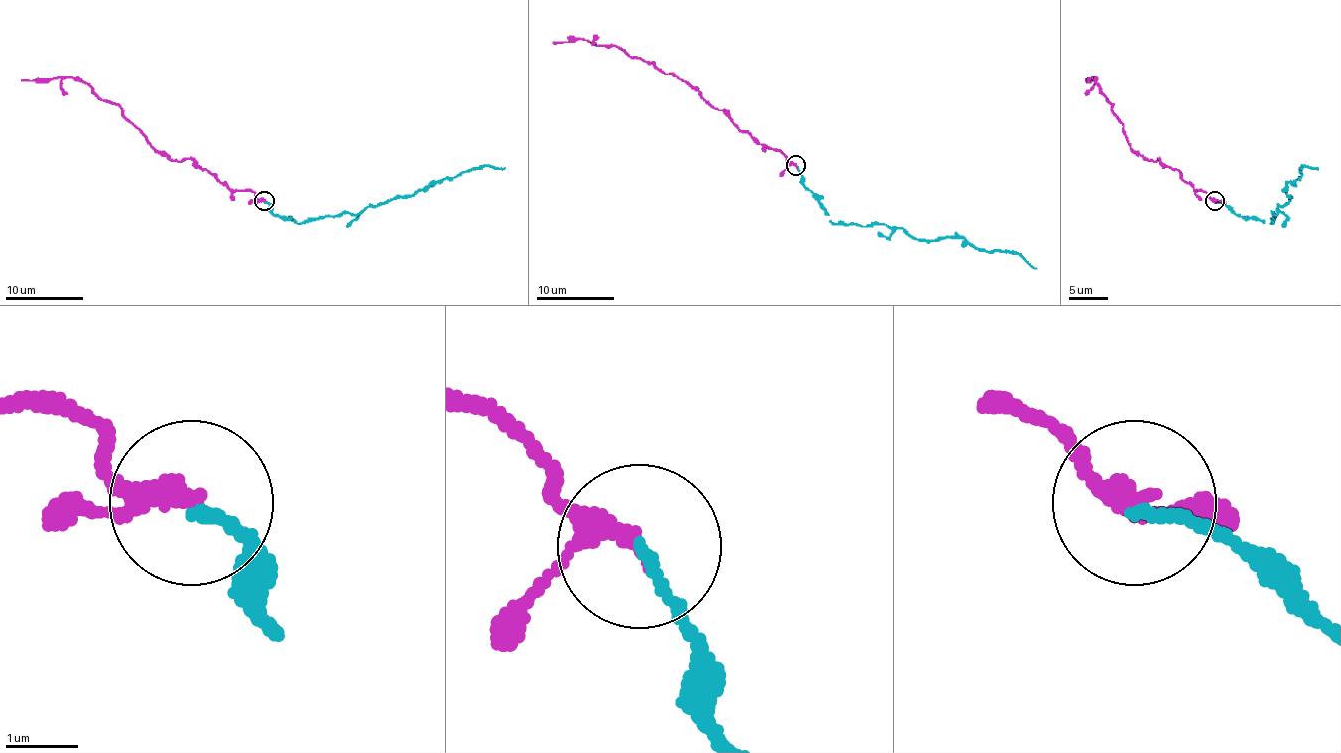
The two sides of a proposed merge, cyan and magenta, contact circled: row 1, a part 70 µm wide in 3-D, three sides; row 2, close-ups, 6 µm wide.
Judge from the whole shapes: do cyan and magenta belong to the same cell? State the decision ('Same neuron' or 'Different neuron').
Same neuron

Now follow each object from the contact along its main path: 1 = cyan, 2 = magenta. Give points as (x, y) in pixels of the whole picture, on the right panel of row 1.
1: (1215, 201), (1238, 215), (1271, 222), (1277, 207), (1289, 201), (1287, 184), (1299, 178), (1302, 166), (1318, 168)
2: (1215, 201), (1159, 158), (1147, 160), (1130, 147), (1124, 125), (1114, 116), (1095, 77), (1089, 79), (1093, 79)

